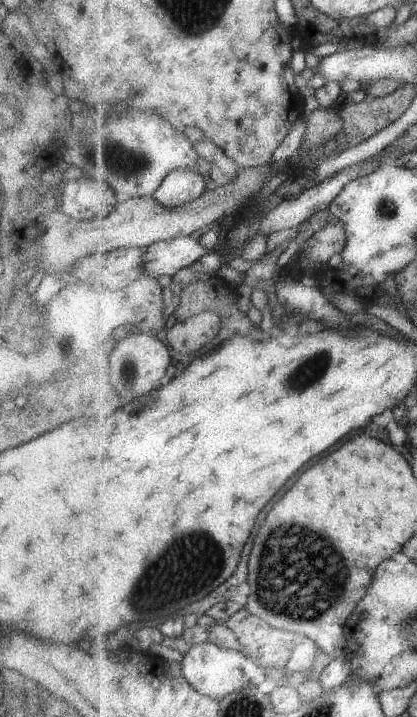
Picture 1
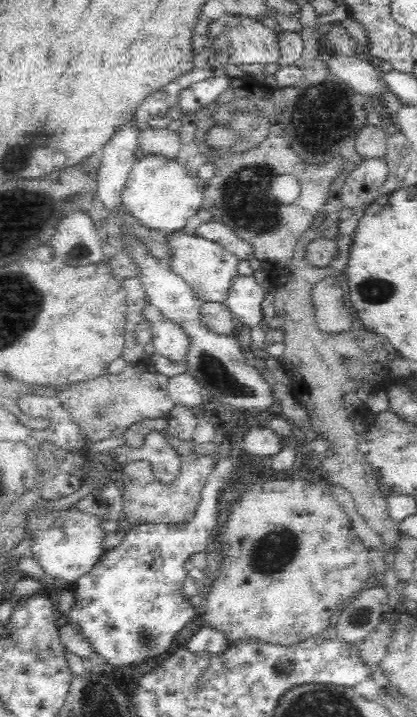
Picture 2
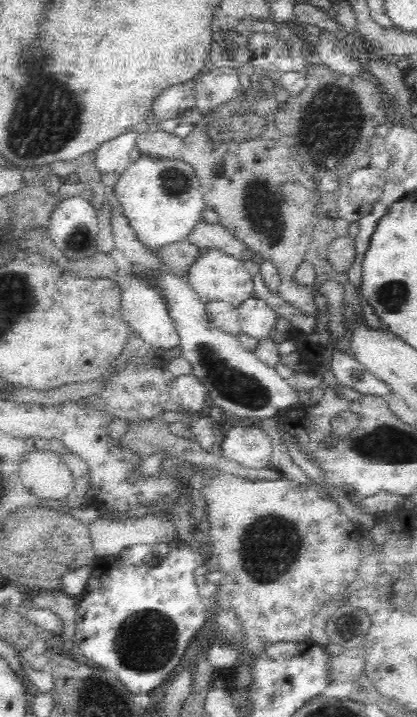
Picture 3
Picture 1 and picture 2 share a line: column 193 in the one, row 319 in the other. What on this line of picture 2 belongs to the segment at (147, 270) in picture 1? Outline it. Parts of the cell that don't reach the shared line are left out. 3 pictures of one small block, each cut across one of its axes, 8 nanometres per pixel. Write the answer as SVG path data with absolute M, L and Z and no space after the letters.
M238 275L231 284L225 305L235 317L238 327L254 328L263 322L264 291L253 276Z

